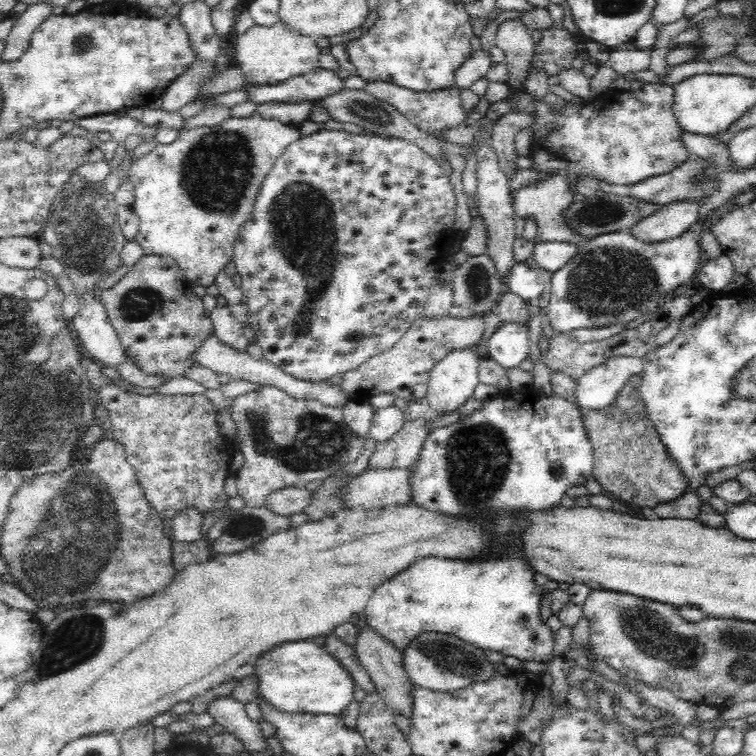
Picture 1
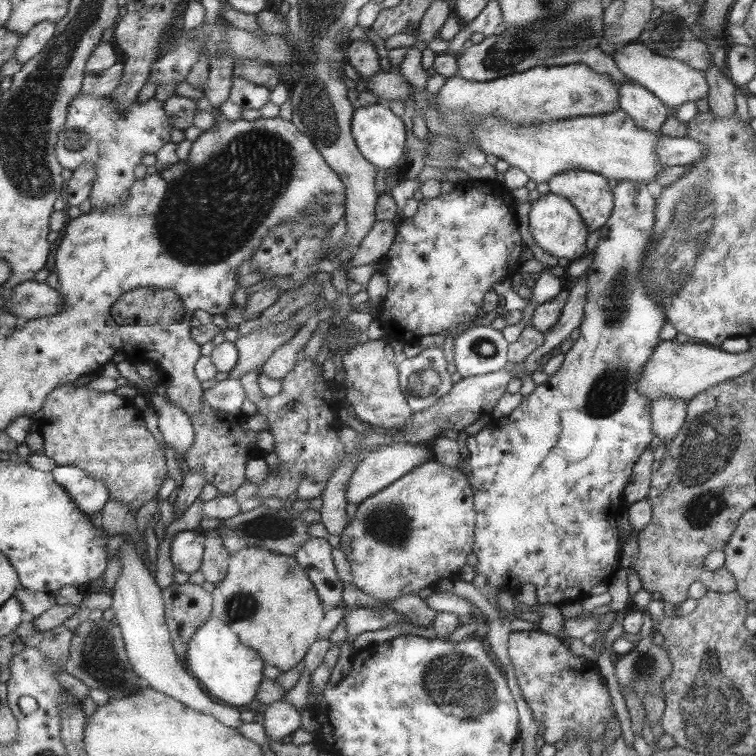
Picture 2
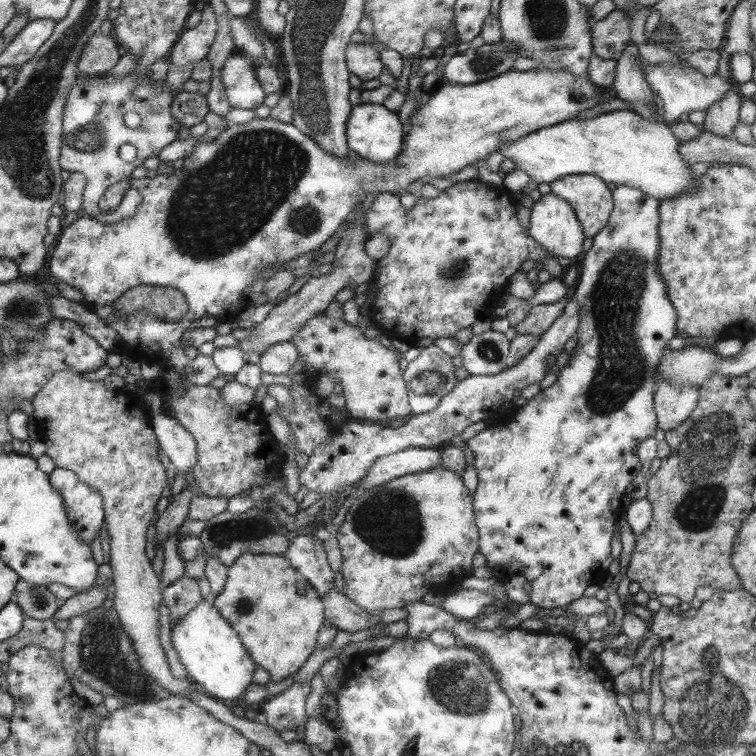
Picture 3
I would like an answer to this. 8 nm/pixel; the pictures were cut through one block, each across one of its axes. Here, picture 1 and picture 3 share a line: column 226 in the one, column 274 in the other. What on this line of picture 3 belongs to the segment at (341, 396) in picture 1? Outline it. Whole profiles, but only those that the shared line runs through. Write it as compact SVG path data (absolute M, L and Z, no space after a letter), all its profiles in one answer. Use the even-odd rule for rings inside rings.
M292 342L270 346L260 357L260 373L288 375L298 361L299 353Z

